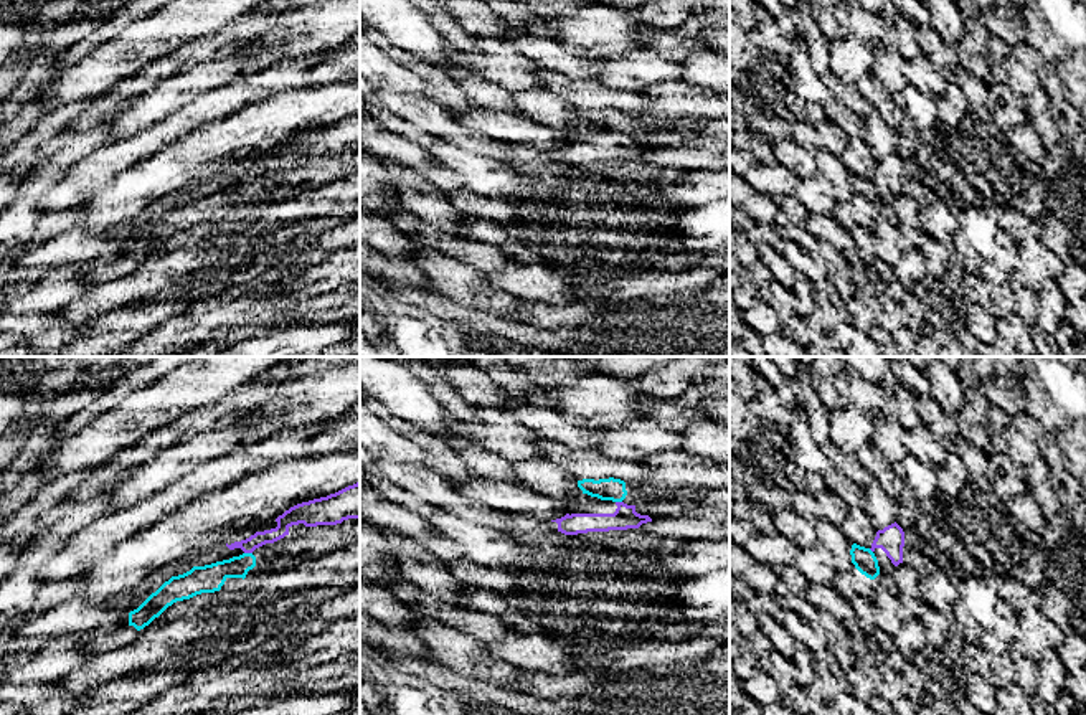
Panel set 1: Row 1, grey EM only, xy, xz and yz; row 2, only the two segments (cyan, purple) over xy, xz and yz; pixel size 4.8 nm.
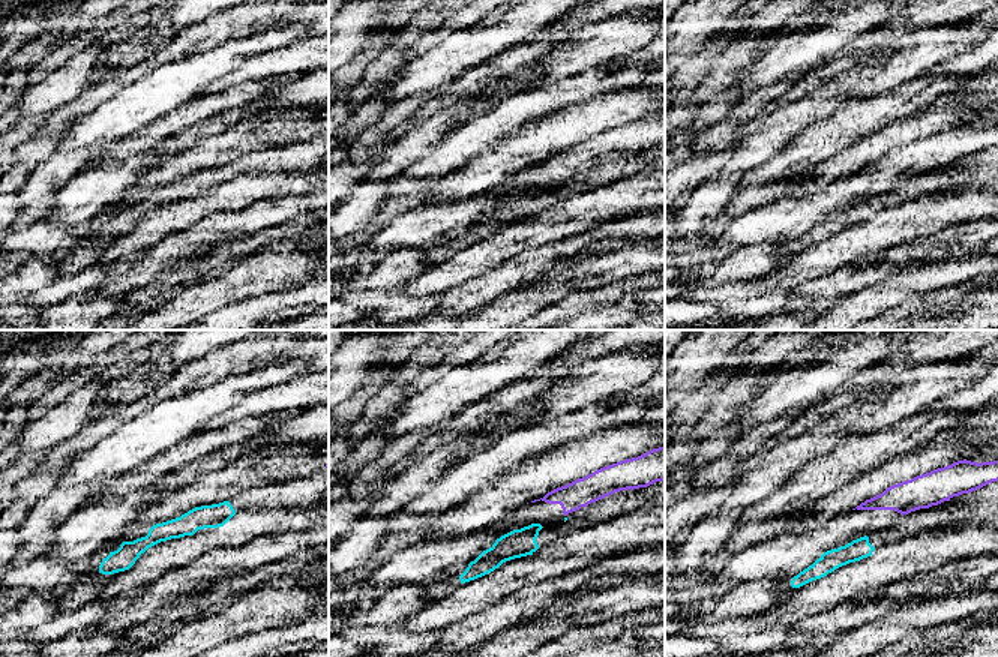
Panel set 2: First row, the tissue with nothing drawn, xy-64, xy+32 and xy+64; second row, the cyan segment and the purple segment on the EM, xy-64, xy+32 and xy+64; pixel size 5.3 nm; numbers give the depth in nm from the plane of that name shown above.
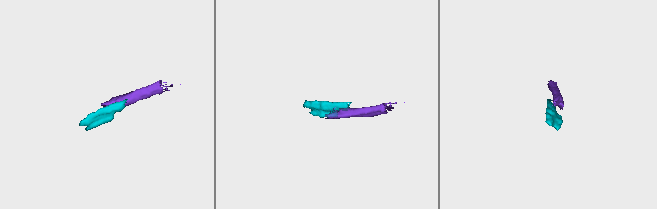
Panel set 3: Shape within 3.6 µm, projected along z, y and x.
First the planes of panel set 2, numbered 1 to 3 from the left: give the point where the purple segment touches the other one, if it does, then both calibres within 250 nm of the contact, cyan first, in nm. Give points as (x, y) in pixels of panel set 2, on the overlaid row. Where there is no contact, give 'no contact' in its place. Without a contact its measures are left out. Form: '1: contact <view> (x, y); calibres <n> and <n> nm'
1: no contact
2: no contact
3: no contact

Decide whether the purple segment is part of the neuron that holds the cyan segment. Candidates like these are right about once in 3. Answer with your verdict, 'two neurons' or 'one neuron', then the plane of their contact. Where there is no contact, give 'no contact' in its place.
two neurons; contact in xy

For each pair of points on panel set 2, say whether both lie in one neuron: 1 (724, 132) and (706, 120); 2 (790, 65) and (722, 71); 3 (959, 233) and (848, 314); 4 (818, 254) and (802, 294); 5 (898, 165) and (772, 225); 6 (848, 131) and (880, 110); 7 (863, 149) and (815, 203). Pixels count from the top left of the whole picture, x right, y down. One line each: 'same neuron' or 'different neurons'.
1: different neurons
2: different neurons
3: different neurons
4: different neurons
5: same neuron
6: same neuron
7: different neurons

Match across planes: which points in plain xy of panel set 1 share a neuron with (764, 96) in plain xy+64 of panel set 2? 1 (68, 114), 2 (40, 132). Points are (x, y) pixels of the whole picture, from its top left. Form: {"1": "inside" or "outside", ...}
{"1": "inside", "2": "inside"}

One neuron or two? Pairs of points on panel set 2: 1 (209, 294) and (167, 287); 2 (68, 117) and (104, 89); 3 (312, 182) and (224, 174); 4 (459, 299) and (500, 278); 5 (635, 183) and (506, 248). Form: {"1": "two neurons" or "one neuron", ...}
{"1": "two neurons", "2": "one neuron", "3": "two neurons", "4": "one neuron", "5": "one neuron"}

